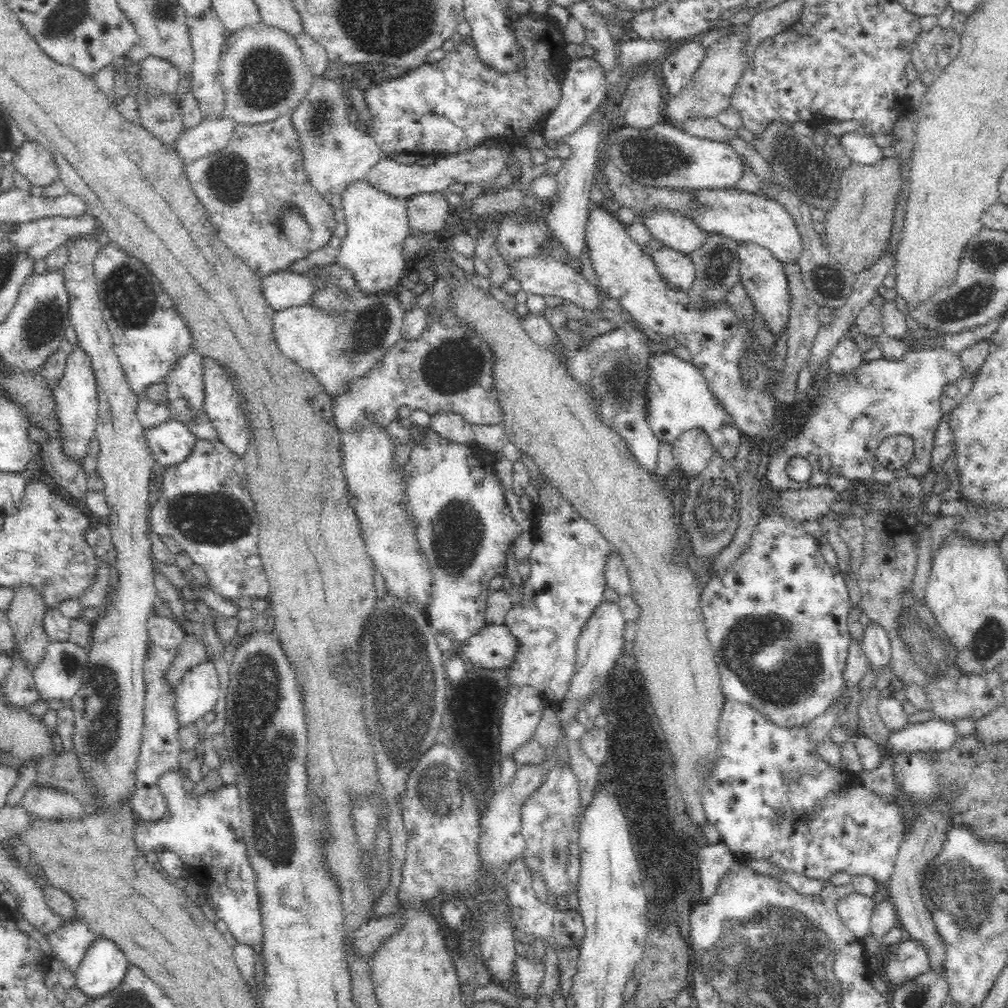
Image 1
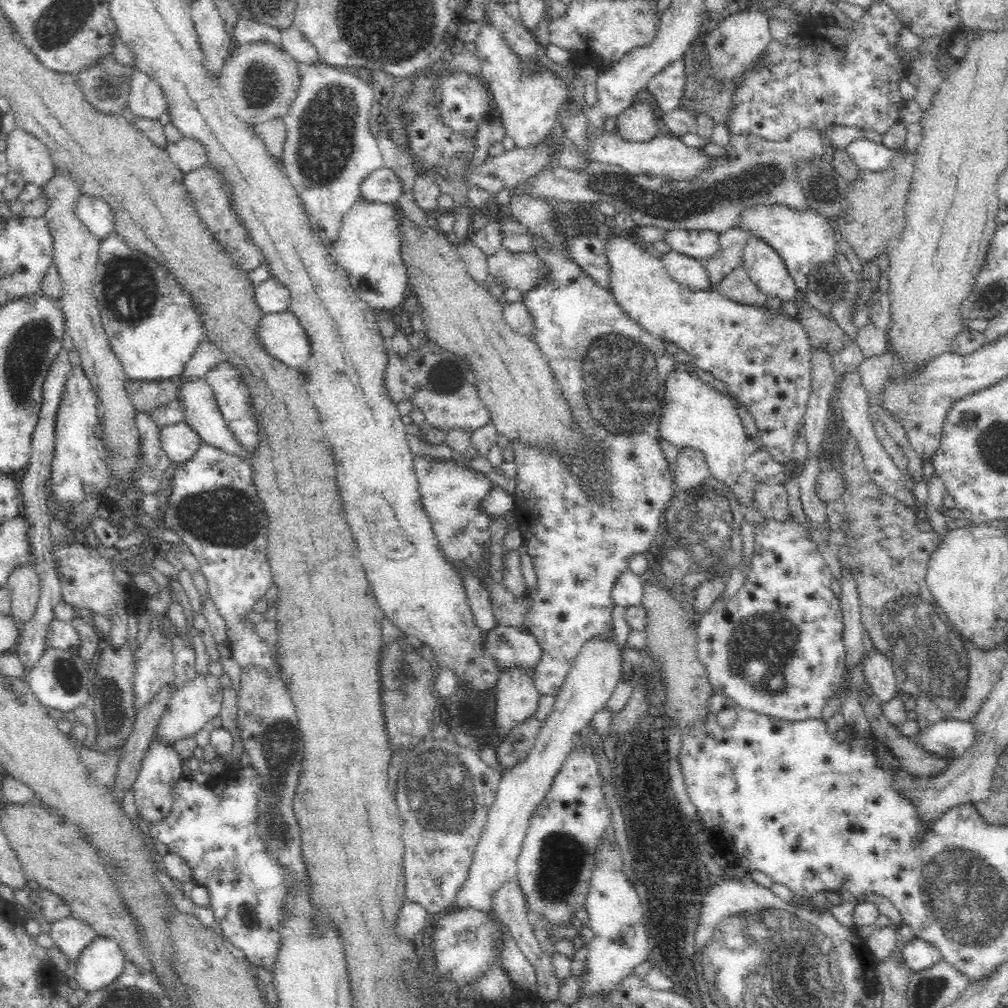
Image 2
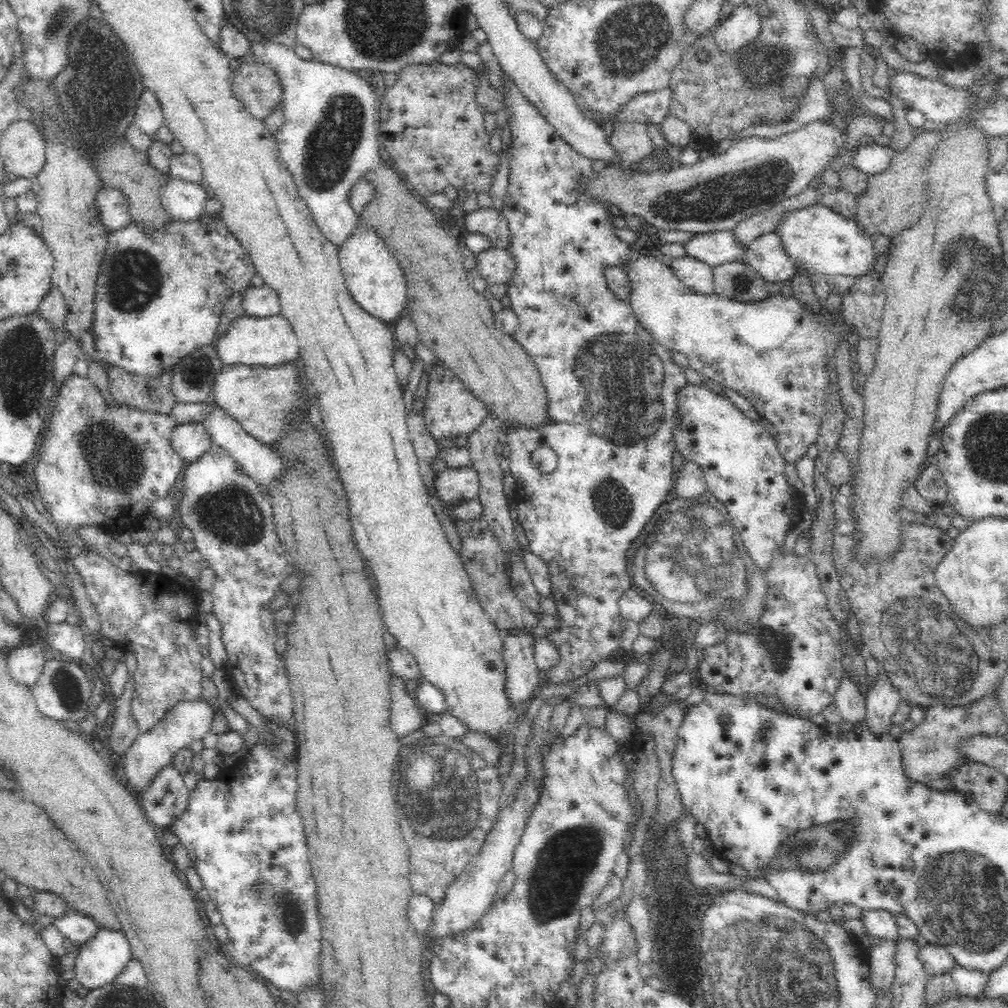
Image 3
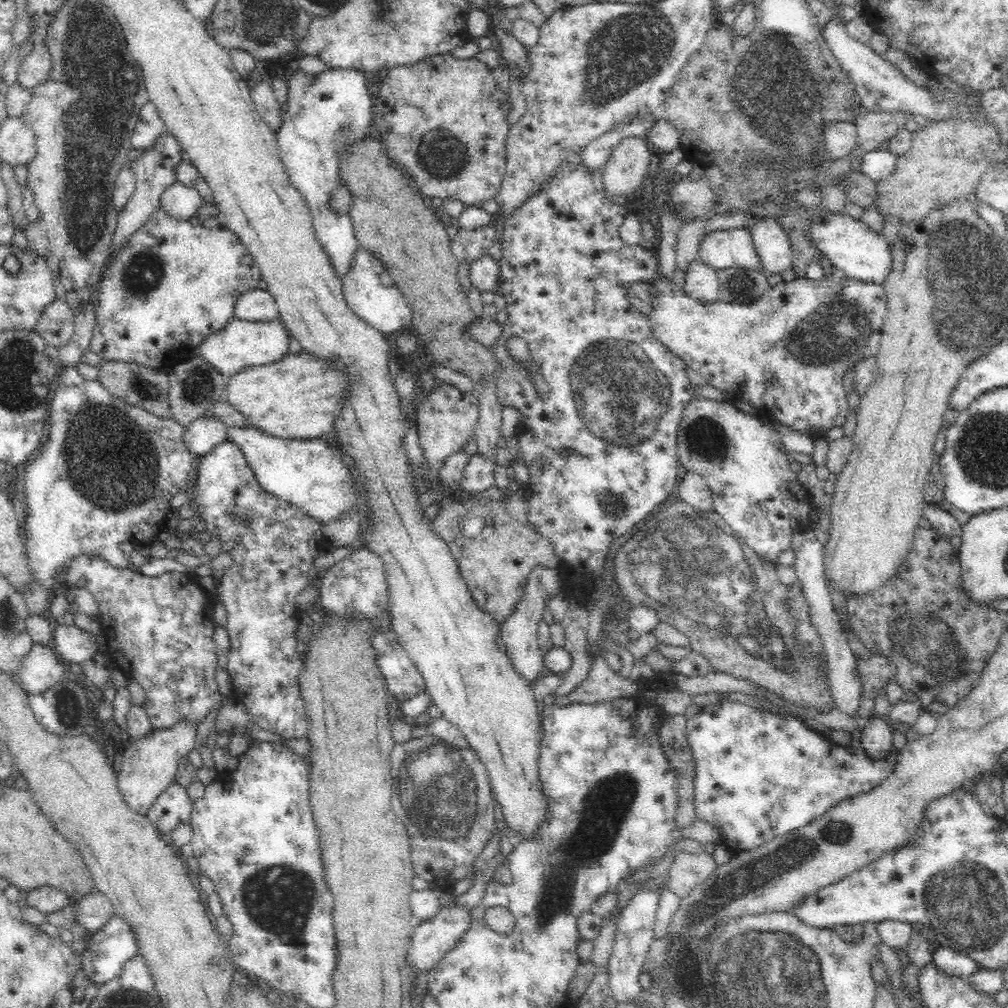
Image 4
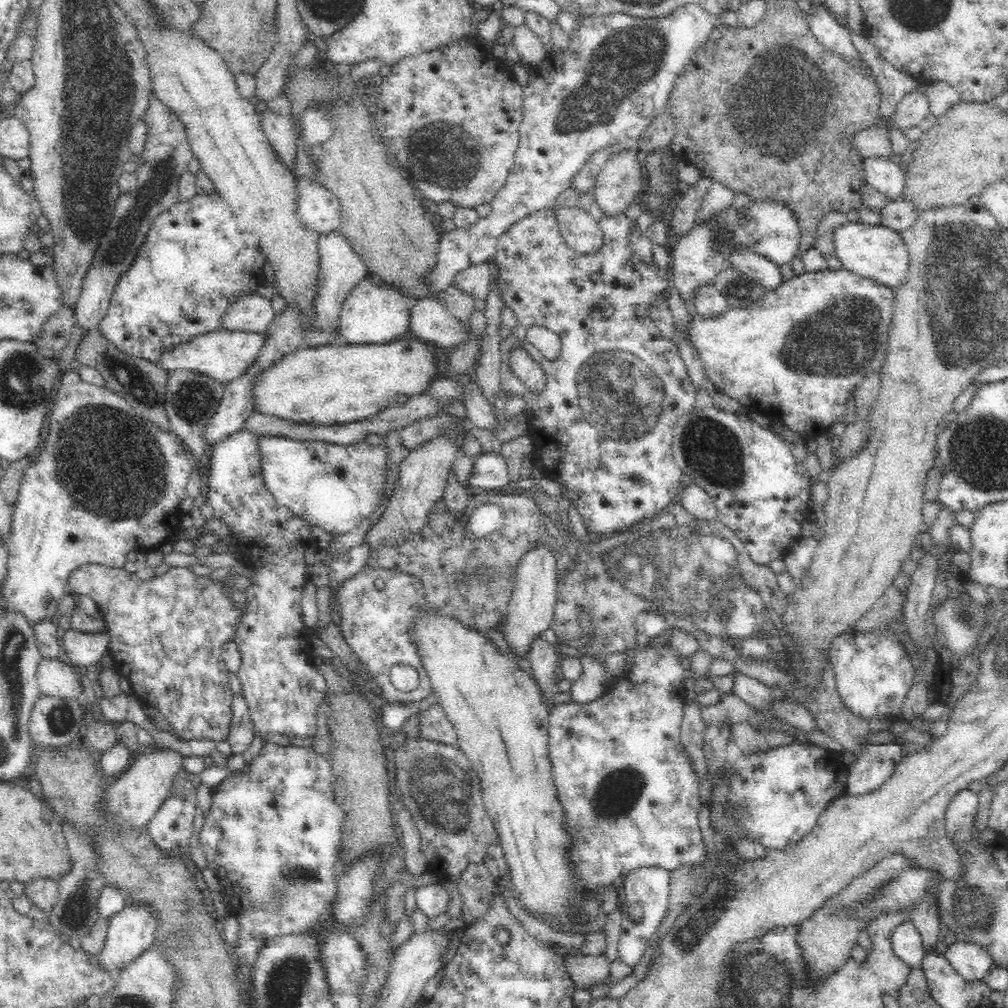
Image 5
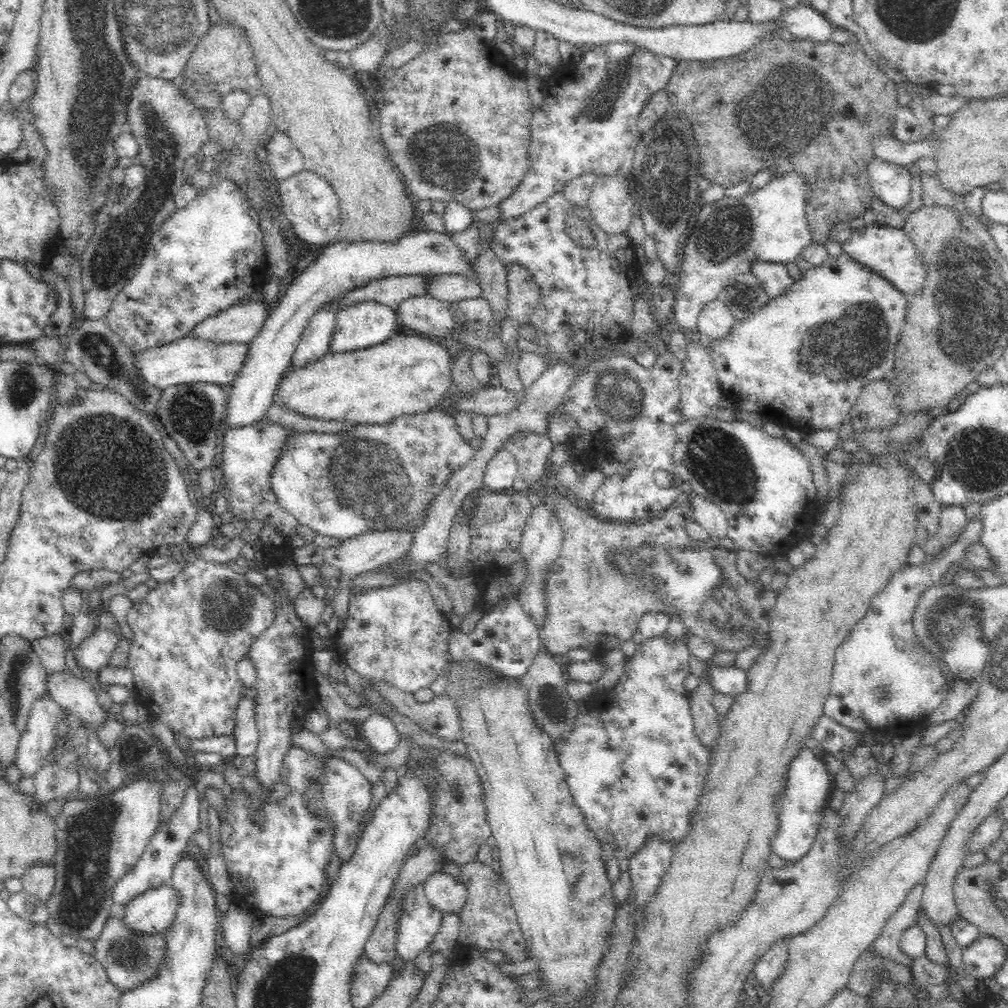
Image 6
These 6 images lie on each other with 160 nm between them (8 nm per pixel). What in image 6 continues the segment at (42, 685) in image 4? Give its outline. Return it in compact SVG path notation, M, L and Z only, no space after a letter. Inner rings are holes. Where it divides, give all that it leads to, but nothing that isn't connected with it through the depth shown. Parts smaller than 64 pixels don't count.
M66 668L47 673L46 680L45 694L68 713L80 718L83 724L96 728L108 719L106 711L98 704L97 691L89 679L81 679Z

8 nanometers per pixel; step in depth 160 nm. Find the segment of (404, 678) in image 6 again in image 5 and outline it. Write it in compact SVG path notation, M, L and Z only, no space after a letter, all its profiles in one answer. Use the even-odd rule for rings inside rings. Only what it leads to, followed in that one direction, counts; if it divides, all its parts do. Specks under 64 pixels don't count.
M367 562L362 570L334 582L333 594L331 610L338 612L339 627L351 651L362 664L366 664L368 674L382 688L379 698L390 703L416 701L424 704L424 699L431 694L431 684L418 653L410 645L410 636L407 636L407 626L413 614L425 605L422 581L401 570L368 565ZM396 664L416 668L419 674L416 689L404 692L392 685L390 670Z

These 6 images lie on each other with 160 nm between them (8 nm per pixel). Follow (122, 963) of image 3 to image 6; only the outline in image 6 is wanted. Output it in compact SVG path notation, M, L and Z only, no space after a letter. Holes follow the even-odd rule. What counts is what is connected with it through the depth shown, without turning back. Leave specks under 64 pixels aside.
M173 886L139 894L124 908L122 925L135 936L163 934L174 920L178 900Z

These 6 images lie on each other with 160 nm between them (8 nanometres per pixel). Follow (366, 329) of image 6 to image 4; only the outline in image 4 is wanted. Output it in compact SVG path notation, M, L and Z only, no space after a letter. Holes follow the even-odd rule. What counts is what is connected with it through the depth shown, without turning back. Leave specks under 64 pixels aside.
M360 246L356 247L349 269L343 274L341 281L344 299L348 302L348 306L360 318L366 319L370 325L378 327L386 334L412 329L410 319L413 314L410 312L410 307L404 302L402 291L394 283L390 271L386 269L386 263L374 251Z

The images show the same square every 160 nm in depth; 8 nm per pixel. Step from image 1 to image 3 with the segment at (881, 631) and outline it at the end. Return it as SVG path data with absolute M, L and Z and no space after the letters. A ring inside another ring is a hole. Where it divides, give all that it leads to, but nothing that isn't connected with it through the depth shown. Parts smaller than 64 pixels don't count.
M881 668L865 696L866 721L876 735L889 732L891 716L902 701L898 687L894 686L887 672Z

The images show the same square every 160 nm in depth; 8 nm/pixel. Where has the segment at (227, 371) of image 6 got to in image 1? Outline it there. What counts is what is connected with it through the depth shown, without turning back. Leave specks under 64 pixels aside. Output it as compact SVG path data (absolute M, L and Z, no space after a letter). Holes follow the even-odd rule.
M392 291L360 293L335 309L312 303L283 308L274 314L274 336L287 358L306 368L331 396L340 395L402 339L405 316L406 308Z

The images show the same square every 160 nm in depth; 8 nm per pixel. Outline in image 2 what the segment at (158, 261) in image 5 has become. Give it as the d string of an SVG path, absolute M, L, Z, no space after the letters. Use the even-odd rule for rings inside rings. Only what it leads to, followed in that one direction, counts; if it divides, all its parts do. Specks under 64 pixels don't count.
M114 232L99 244L97 277L93 280L93 298L96 298L102 324L112 350L123 364L125 374L132 381L162 381L178 378L185 372L188 362L205 332L187 294L167 272L150 257L126 246Z

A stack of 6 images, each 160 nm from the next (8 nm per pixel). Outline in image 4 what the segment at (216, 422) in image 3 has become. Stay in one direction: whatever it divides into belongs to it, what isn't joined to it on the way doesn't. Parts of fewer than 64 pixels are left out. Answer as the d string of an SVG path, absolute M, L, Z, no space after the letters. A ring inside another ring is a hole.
M249 426L226 427L226 441L232 442L241 450L247 465L254 473L260 486L269 494L274 494L282 500L290 502L302 513L316 519L318 522L331 521L340 514L348 512L354 504L359 506L356 489L349 475L349 466L341 461L341 455L337 447L322 439L309 440L283 440L262 433L262 431Z

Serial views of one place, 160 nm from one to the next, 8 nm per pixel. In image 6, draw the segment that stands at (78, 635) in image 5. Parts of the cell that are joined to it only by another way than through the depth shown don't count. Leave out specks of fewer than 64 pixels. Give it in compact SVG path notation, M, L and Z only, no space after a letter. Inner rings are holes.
M96 626L85 637L76 648L70 650L74 652L80 667L98 672L102 667L110 664L112 652L117 648L120 638L116 632L100 626Z

